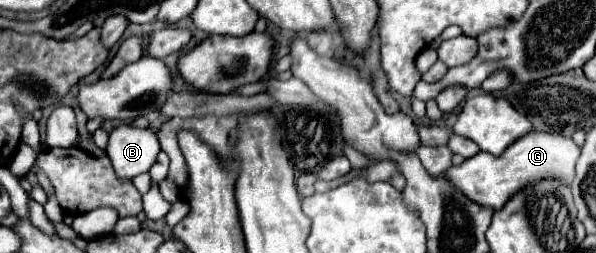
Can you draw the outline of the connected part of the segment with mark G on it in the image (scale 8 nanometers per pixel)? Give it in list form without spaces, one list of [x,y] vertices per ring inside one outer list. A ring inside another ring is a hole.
[[[531,131],[529,135],[523,135],[511,147],[507,147],[503,155],[493,157],[489,153],[479,151],[477,155],[465,159],[461,165],[449,167],[443,175],[459,193],[463,193],[473,203],[481,207],[501,209],[509,199],[509,195],[513,195],[513,191],[519,191],[521,187],[525,187],[525,183],[533,183],[533,179],[555,177],[561,179],[563,183],[571,183],[577,159],[579,159],[579,147],[573,143],[573,139],[563,137],[559,133]]]

